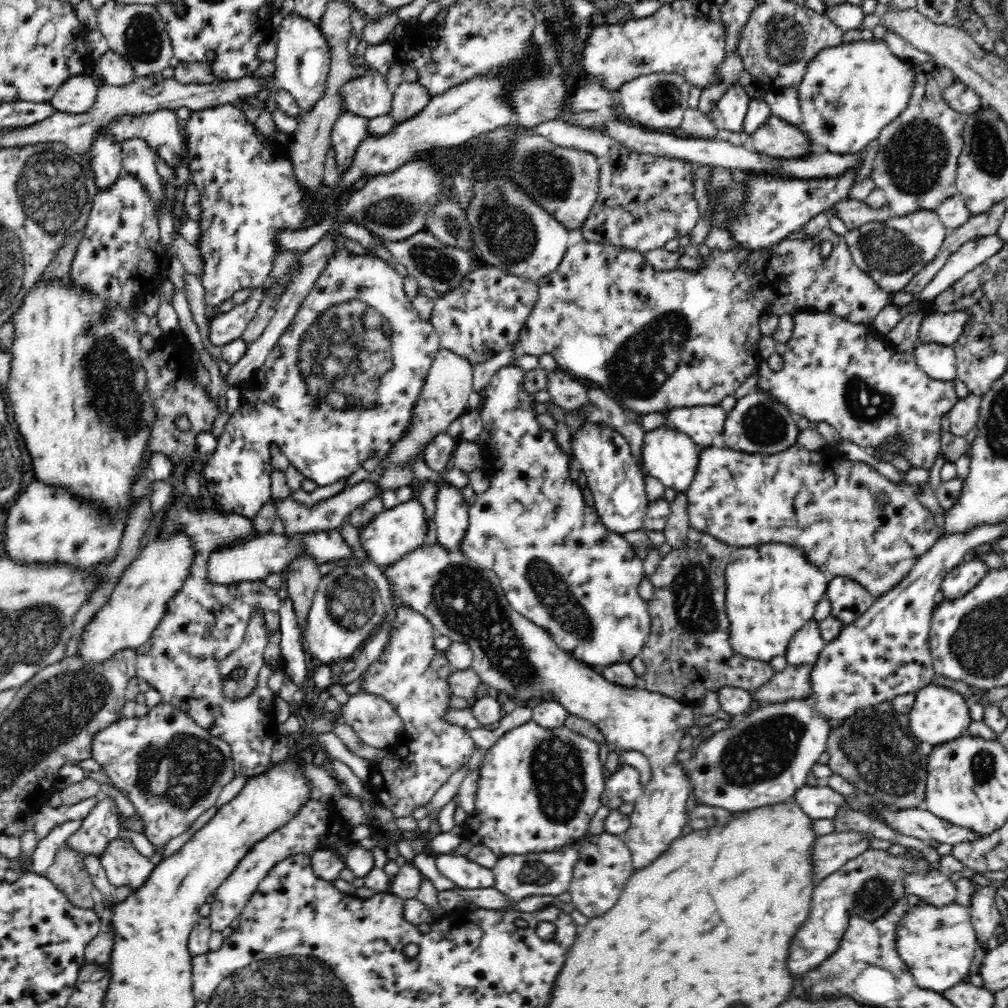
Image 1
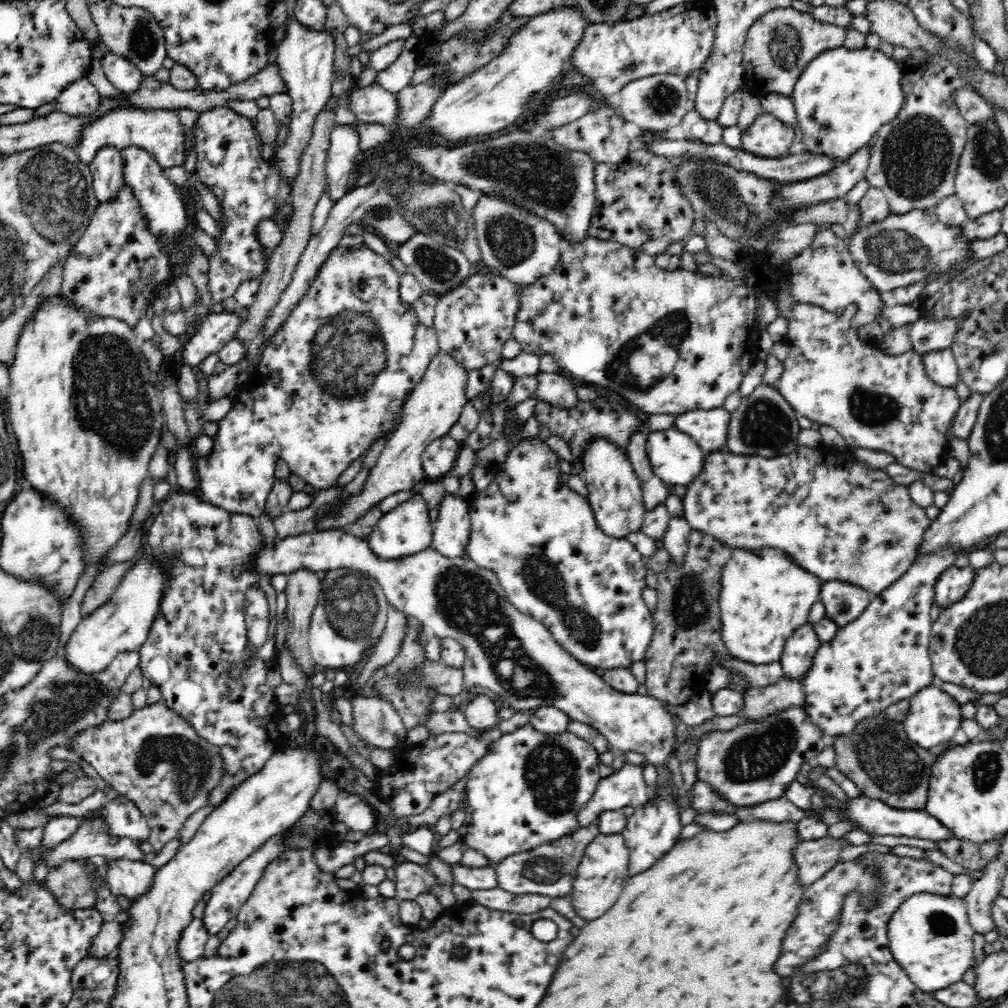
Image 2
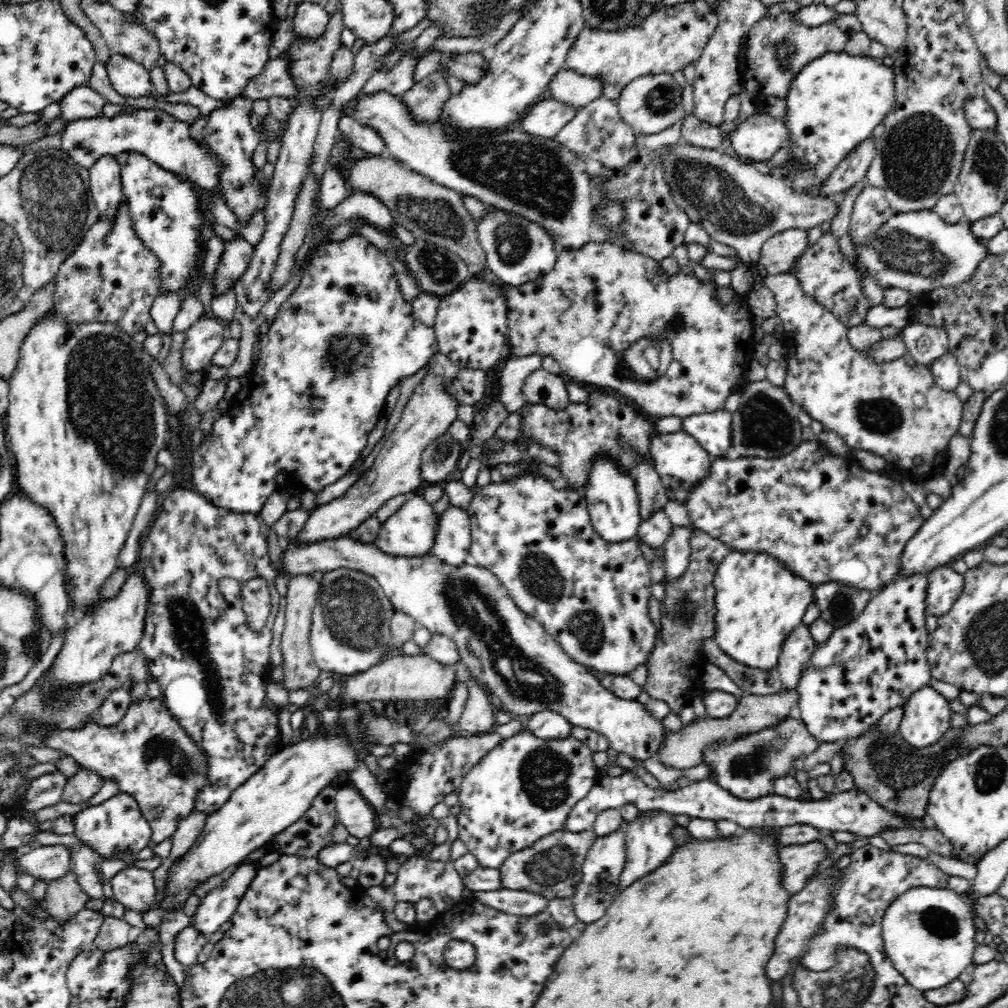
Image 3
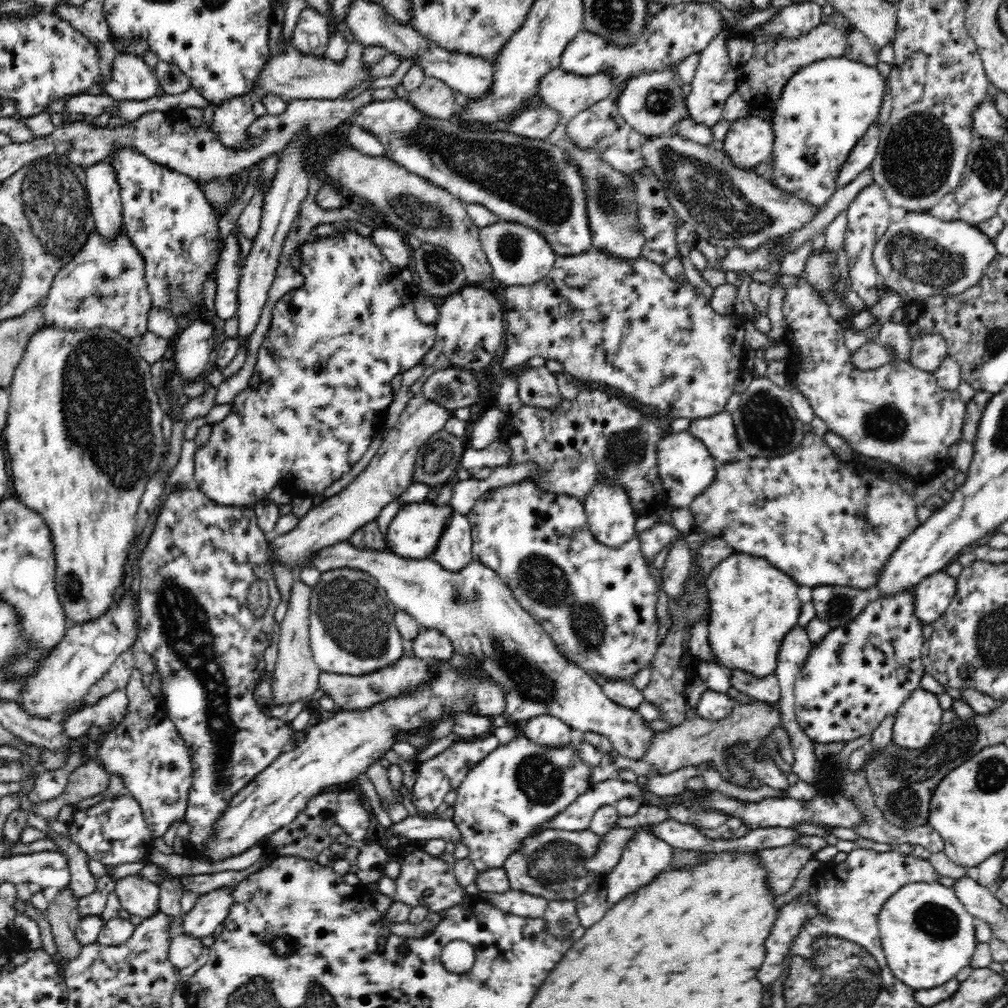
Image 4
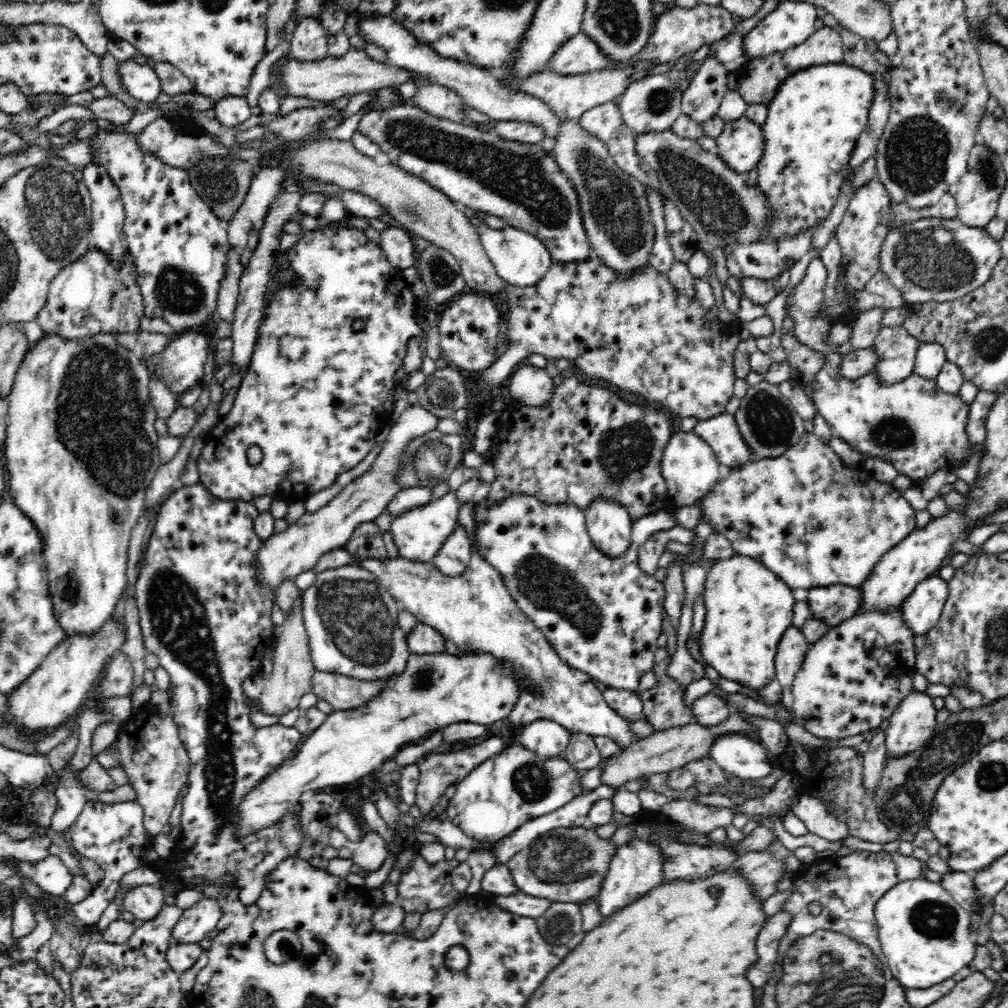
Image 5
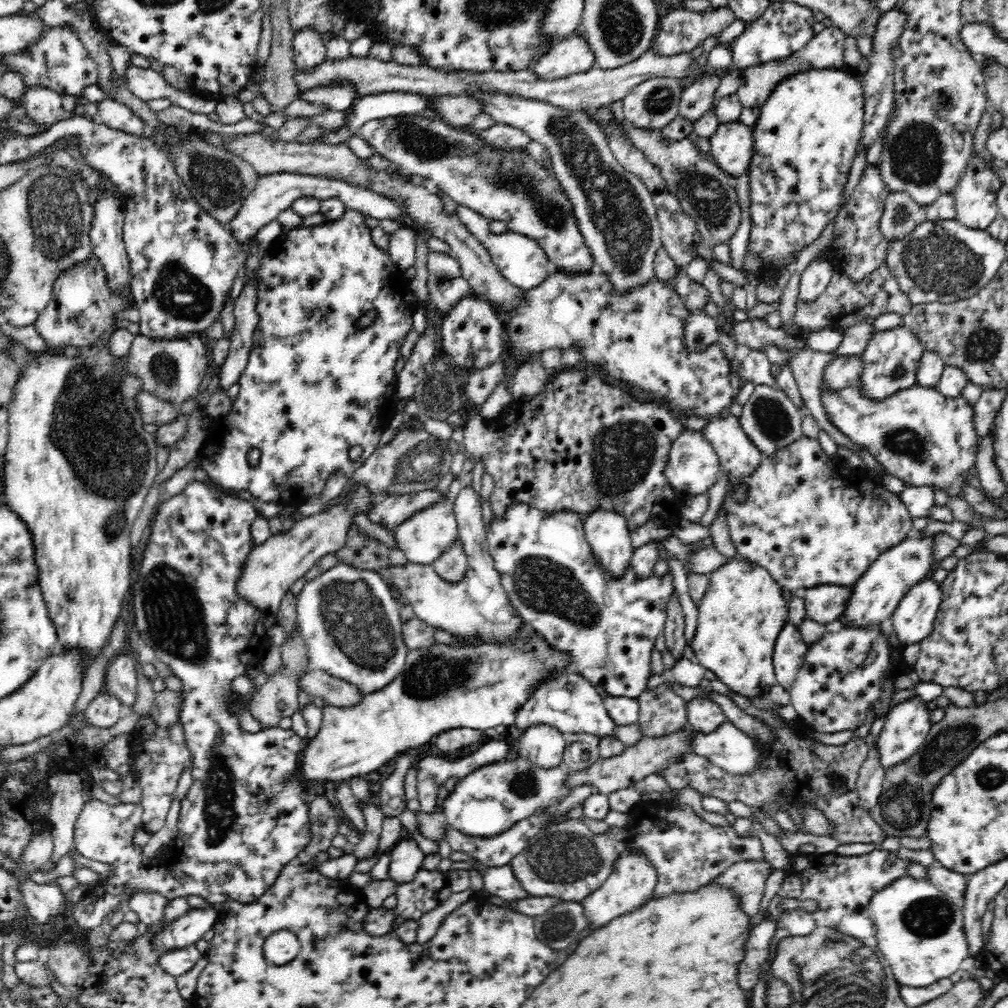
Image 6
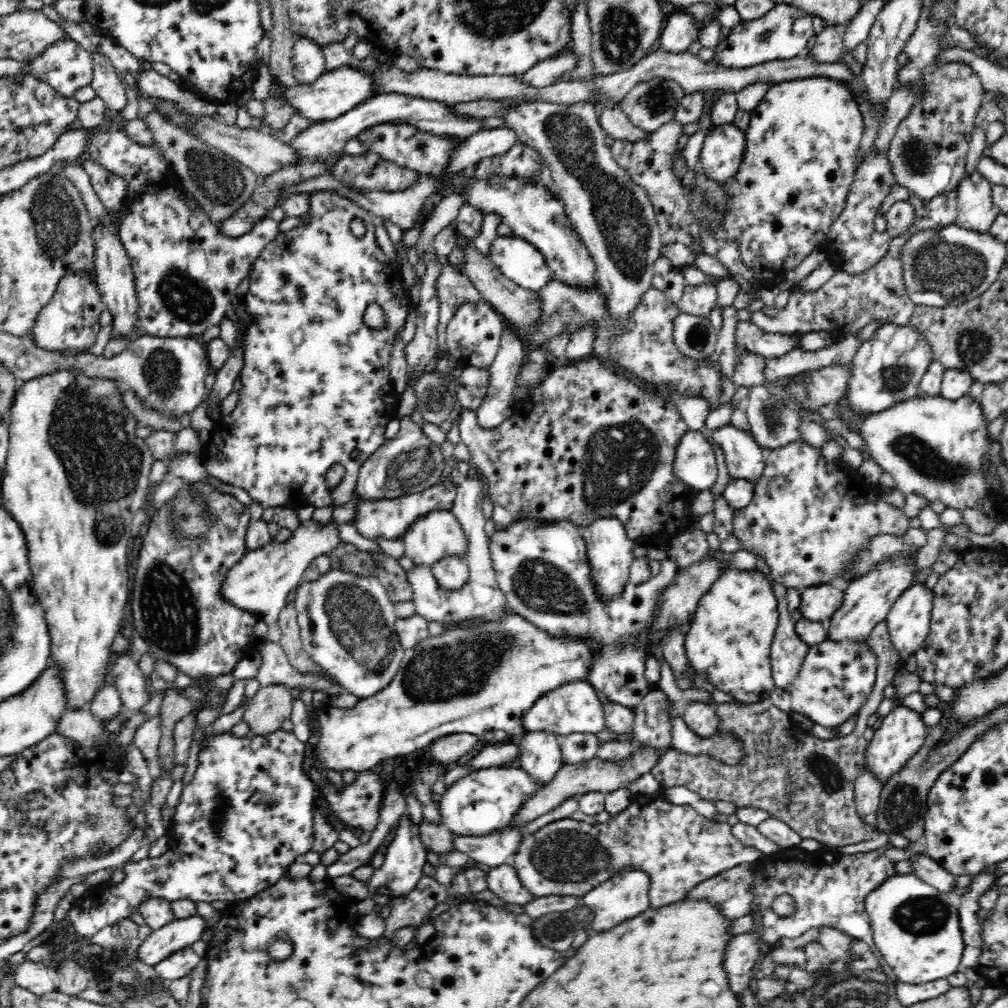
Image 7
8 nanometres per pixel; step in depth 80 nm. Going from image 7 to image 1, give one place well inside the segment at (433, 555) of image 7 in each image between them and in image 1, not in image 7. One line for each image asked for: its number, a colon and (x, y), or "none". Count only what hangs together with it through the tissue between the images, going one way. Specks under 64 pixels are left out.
1: (396, 532)
2: (407, 530)
3: (411, 532)
4: (414, 533)
5: (418, 534)
6: (429, 533)

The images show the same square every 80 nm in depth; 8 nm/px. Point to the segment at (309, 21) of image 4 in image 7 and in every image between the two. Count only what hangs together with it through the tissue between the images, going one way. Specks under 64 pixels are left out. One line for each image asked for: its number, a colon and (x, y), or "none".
5: (309, 43)
6: (309, 49)
7: (308, 63)

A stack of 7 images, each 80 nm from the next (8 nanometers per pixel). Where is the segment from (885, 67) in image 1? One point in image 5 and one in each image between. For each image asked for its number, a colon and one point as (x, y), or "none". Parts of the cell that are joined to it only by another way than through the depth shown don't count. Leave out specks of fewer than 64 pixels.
2: (843, 97)
3: (834, 102)
4: (826, 107)
5: (814, 120)

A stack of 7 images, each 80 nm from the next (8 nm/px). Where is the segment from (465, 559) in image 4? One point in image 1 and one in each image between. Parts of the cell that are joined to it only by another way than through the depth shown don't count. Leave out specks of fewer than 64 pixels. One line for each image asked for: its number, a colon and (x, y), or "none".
1: (451, 518)
2: (451, 535)
3: (453, 540)

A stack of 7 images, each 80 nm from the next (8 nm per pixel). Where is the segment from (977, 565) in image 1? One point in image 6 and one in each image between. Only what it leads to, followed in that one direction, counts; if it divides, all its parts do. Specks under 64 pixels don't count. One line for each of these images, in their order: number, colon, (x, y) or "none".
2: (952, 584)
3: (943, 586)
4: (933, 594)
5: (920, 611)
6: (912, 621)

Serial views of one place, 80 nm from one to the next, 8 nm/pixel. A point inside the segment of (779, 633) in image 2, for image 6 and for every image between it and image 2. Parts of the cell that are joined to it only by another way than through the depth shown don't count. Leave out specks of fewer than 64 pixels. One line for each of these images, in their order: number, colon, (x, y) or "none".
3: (758, 602)
4: (753, 605)
5: (748, 608)
6: (739, 617)

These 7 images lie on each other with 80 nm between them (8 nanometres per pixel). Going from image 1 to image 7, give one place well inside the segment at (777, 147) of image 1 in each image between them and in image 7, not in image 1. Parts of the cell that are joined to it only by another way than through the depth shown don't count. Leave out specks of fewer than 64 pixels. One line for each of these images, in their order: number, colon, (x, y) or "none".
2: (767, 137)
3: (756, 139)
4: (748, 142)
5: (740, 144)
6: (731, 146)
7: (720, 157)

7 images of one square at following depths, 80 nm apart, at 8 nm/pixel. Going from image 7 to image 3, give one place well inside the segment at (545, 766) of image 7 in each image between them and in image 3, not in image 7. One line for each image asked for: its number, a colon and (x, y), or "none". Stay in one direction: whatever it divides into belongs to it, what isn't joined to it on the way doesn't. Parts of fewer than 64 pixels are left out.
3: (547, 725)
4: (545, 730)
5: (547, 739)
6: (543, 745)

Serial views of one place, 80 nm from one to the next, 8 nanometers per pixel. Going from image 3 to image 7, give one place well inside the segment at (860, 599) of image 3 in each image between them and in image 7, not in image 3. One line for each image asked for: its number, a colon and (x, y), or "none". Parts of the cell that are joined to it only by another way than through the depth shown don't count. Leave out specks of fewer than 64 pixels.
4: (836, 604)
5: (833, 604)
6: (823, 603)
7: (819, 602)

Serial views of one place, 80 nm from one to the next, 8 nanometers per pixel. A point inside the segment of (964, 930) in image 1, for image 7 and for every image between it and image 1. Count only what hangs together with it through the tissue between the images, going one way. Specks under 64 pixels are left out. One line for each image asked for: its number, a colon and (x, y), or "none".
2: (930, 936)
3: (928, 933)
4: (927, 934)
5: (925, 934)
6: (920, 930)
7: (915, 926)

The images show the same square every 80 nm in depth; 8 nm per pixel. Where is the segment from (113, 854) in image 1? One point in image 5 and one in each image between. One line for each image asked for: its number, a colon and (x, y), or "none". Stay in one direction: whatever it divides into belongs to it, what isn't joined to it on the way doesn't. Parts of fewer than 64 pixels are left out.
2: (130, 879)
3: (134, 888)
4: (138, 896)
5: (145, 901)

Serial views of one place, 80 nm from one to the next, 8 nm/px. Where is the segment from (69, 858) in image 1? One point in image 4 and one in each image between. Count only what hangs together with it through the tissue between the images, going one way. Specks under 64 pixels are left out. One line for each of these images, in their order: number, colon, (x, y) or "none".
2: (69, 884)
3: (64, 898)
4: (63, 917)

